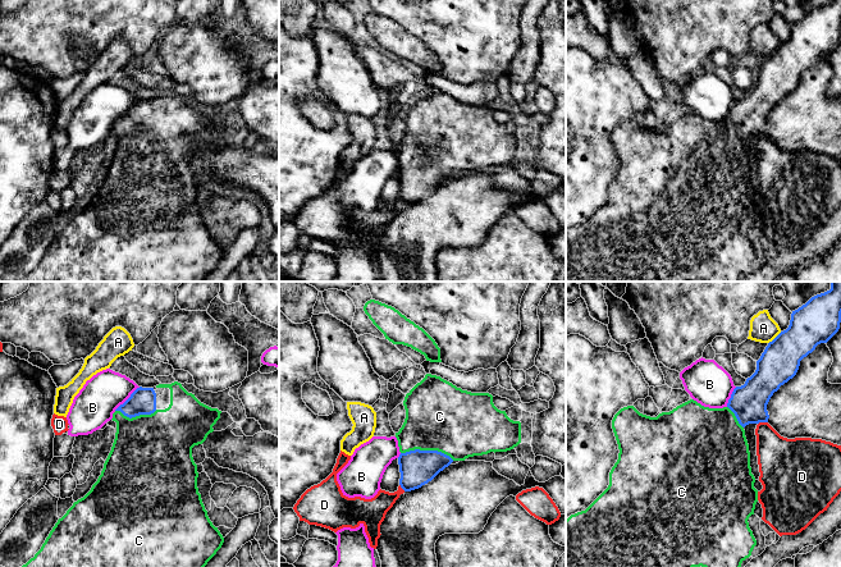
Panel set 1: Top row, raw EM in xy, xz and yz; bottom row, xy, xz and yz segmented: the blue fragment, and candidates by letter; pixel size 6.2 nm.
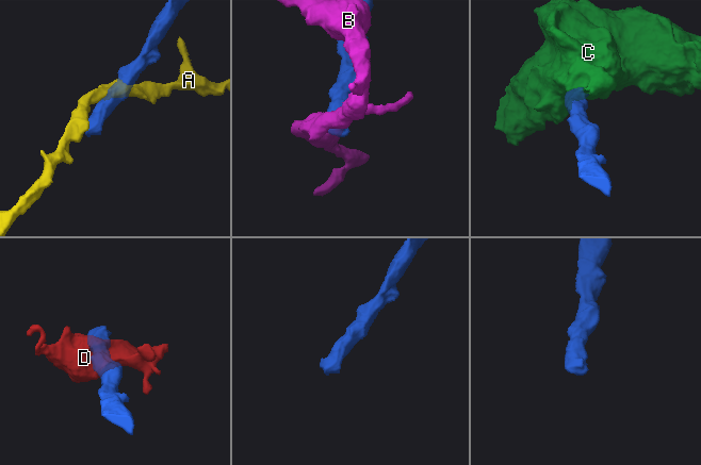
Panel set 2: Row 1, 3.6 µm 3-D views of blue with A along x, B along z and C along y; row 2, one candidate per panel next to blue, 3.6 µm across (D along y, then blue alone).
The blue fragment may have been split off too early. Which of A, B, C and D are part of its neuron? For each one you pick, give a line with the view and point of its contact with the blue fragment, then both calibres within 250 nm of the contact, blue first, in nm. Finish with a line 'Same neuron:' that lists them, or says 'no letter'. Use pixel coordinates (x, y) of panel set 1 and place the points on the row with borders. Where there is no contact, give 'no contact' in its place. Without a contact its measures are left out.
C: meets blue in xz at (428, 451); 220 nm thick on the blue side, 440 nm on the other
Same neuron: C

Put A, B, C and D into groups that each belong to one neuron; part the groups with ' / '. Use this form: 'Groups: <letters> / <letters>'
Groups: A / B / C / D

